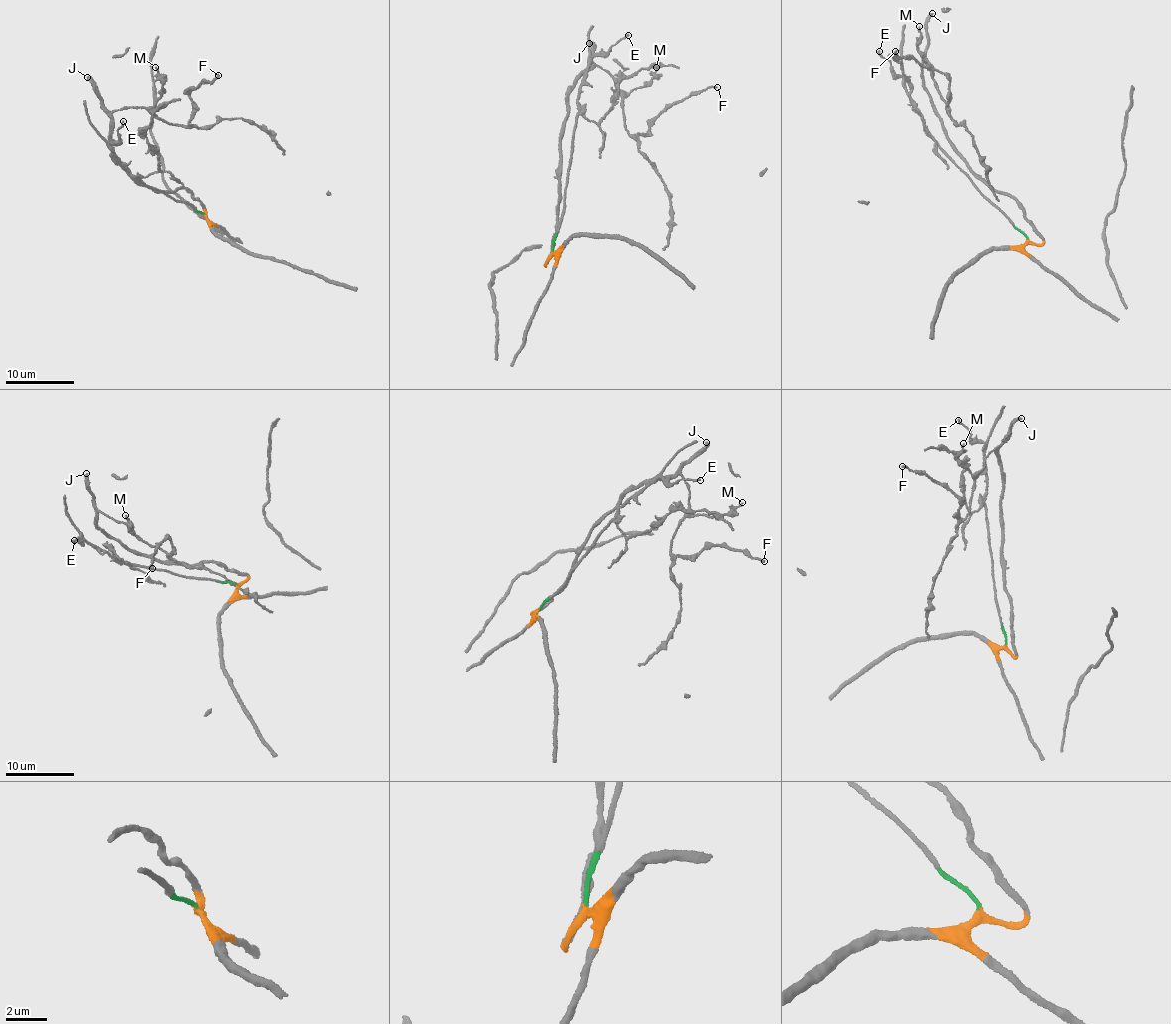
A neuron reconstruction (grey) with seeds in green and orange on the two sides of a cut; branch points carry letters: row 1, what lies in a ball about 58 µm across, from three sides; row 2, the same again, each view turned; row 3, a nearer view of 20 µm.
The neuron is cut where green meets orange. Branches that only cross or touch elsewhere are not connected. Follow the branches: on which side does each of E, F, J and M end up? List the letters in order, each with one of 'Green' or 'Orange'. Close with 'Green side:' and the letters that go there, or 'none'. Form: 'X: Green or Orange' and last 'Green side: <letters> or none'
E: Green
F: Orange
J: Orange
M: Orange
Green side: E

